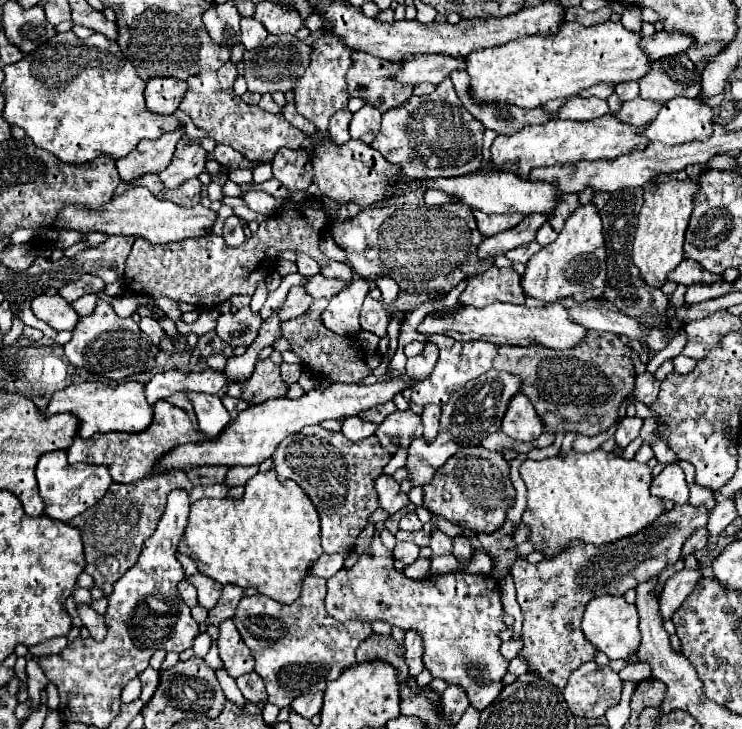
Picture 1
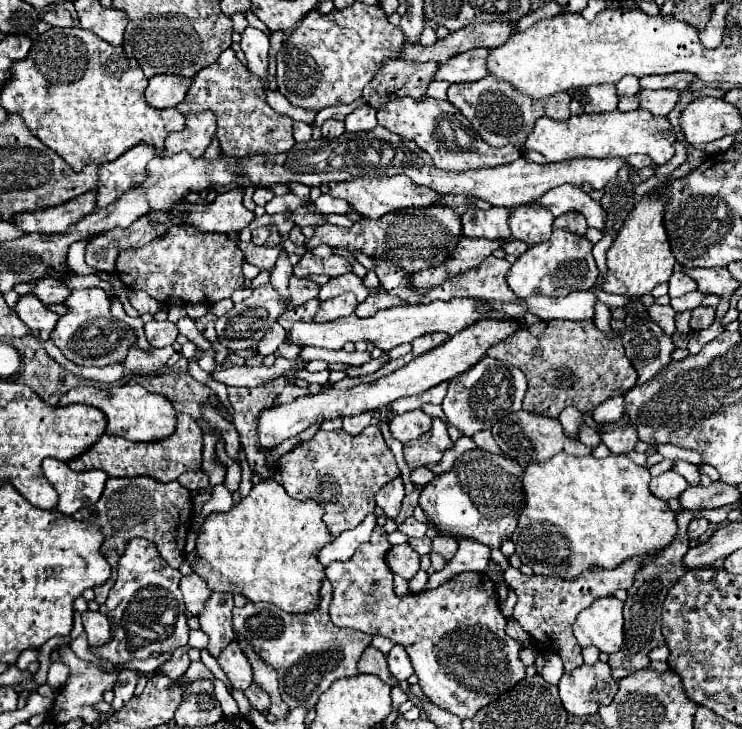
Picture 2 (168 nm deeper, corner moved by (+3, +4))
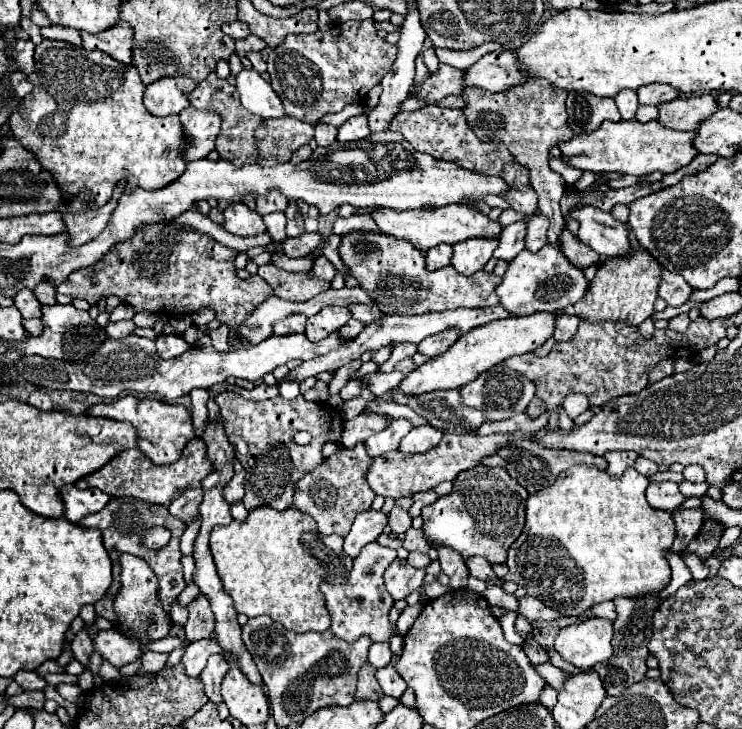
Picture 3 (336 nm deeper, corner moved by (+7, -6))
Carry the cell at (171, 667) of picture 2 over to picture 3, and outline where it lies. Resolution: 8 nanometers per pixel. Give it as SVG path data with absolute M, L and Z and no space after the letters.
M199 639L199 641L191 643L191 645L185 649L185 655L183 655L185 673L187 673L189 677L199 677L201 671L205 669L205 663L207 663L209 655L213 655L213 653L223 653L225 659L231 661L229 655L227 655L215 641L211 641L211 639Z

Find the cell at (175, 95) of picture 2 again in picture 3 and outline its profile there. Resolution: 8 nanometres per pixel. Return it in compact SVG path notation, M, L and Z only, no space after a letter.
M165 77L157 83L147 85L145 89L145 107L155 117L179 115L189 107L189 93L195 89L195 83L189 77Z

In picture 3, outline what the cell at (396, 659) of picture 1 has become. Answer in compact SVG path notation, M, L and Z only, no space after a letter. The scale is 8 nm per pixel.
M367 661L361 671L359 671L359 683L357 683L357 691L355 697L357 699L371 699L371 701L379 701L383 697L383 691L375 679L375 667Z

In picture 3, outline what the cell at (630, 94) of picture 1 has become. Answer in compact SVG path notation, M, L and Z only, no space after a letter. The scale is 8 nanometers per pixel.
M623 89L617 93L615 97L615 103L619 107L619 113L621 113L621 119L633 119L635 111L637 111L637 93L633 89Z

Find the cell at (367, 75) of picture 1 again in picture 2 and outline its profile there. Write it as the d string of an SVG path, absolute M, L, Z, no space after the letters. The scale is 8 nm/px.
M389 59L379 69L375 79L363 89L363 97L375 109L405 95L411 95L415 99L425 97L437 69L439 63L435 61L419 63L405 59Z

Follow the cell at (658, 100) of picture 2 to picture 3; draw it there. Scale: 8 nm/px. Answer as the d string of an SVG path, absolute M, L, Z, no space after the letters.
M711 93L691 95L691 97L677 97L673 101L657 105L659 117L657 121L663 127L679 129L679 131L695 131L697 123L717 111L717 101Z

